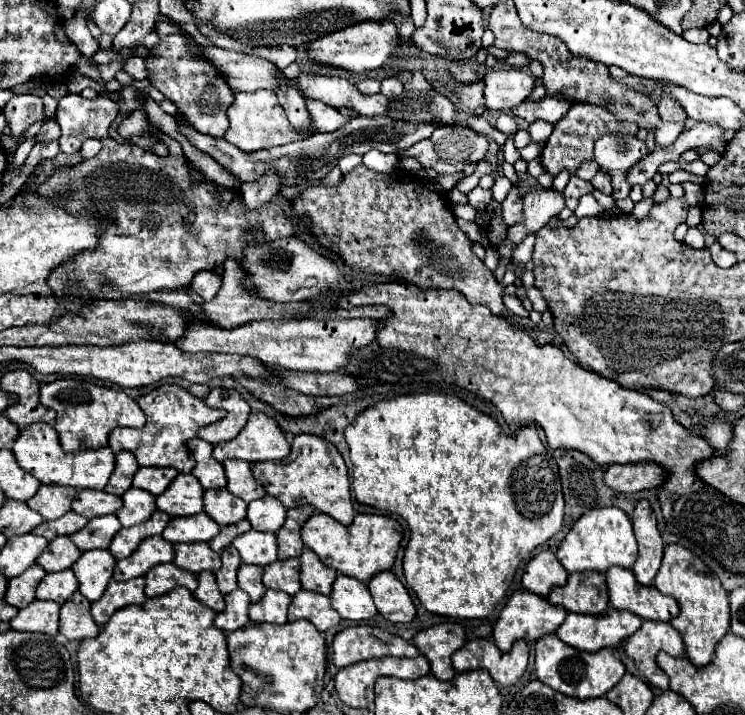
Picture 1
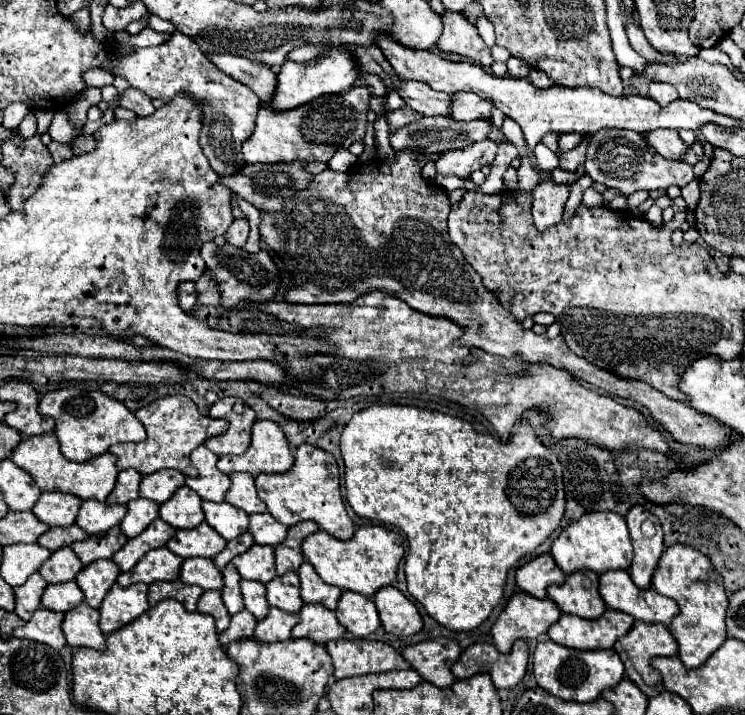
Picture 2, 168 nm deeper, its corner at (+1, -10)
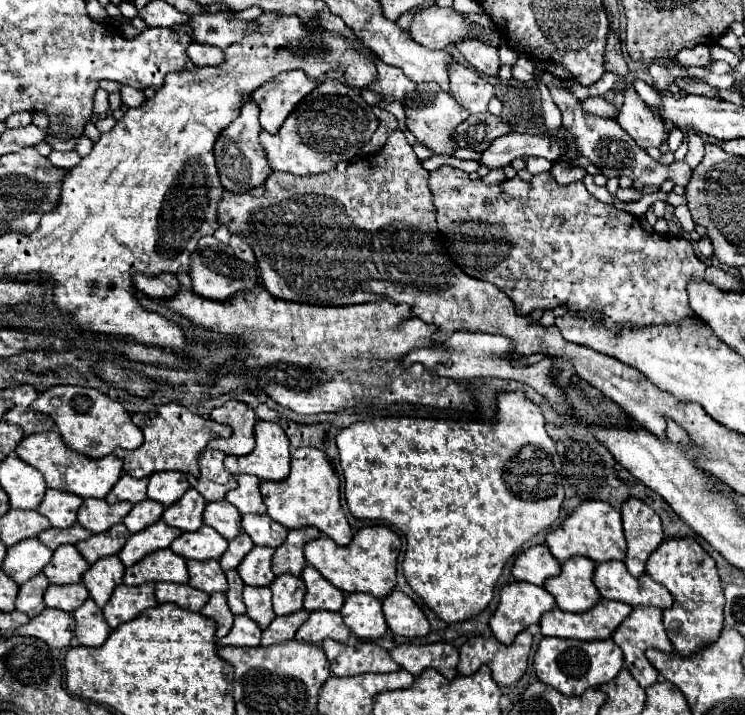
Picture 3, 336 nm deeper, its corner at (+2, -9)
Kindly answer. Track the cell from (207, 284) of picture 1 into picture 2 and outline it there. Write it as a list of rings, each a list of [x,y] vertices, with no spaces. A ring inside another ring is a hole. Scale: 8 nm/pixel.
[[[183,281],[177,287],[177,299],[179,299],[179,307],[189,313],[195,303],[197,303],[197,293],[195,293],[195,283],[193,281]]]

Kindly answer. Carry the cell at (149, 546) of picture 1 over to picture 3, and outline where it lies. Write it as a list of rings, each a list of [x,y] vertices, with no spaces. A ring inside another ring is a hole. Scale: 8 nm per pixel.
[[[170,548],[148,554],[124,572],[126,586],[138,586],[144,582],[188,582],[186,560]]]

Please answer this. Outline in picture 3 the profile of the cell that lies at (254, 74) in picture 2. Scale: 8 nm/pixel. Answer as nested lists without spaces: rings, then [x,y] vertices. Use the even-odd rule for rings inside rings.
[[[192,42],[188,46],[188,56],[196,66],[220,66],[224,62],[222,50],[214,48],[214,46],[198,44],[198,42]]]

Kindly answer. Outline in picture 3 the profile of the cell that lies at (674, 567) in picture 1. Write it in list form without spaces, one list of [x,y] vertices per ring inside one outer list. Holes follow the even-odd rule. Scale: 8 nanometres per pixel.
[[[694,538],[664,540],[646,562],[646,572],[674,598],[674,606],[663,611],[663,624],[674,650],[680,656],[692,656],[704,646],[718,640],[722,632],[724,594],[714,560],[702,550]]]

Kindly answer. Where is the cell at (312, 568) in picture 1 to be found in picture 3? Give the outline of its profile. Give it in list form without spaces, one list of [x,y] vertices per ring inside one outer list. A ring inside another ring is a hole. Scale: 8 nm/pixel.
[[[306,566],[302,572],[302,580],[306,584],[306,594],[304,594],[304,608],[308,612],[314,610],[340,610],[344,604],[344,592],[332,586],[326,578],[318,574],[312,566]]]

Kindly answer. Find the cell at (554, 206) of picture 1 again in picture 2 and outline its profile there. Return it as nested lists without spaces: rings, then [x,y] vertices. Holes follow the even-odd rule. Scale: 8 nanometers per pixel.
[[[551,177],[543,179],[533,191],[533,219],[539,231],[545,231],[561,221],[565,203],[569,199],[569,185],[559,185]]]

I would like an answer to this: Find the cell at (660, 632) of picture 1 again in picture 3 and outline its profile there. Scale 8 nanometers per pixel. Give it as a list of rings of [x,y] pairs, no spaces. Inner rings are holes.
[[[634,608],[632,614],[616,628],[616,632],[612,634],[612,640],[620,646],[620,650],[624,652],[624,662],[628,666],[628,670],[638,678],[638,680],[644,680],[646,686],[650,684],[656,684],[658,682],[658,670],[648,662],[646,658],[646,650],[648,648],[656,648],[660,652],[672,652],[672,644],[668,640],[668,634],[664,630],[664,624],[662,624],[662,612],[658,608]]]

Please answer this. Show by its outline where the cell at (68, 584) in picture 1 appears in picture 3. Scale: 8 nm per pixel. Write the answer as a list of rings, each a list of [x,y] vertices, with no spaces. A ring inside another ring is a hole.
[[[50,584],[44,594],[44,604],[48,608],[60,608],[66,612],[74,612],[78,606],[84,604],[88,598],[88,590],[84,584],[66,584],[66,586],[54,586]]]

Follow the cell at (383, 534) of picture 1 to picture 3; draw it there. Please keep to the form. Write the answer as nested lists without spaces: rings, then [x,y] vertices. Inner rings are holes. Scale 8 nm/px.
[[[364,526],[354,534],[348,546],[338,546],[330,538],[318,538],[304,546],[304,556],[336,588],[344,592],[368,592],[382,600],[396,586],[396,562],[400,548],[400,536],[388,526]]]

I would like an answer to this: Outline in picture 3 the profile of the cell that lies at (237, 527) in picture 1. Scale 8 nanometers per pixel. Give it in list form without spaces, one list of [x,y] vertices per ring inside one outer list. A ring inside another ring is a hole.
[[[240,534],[240,536],[232,538],[230,544],[228,544],[228,550],[226,550],[226,552],[222,554],[222,558],[218,560],[220,566],[222,566],[222,570],[232,570],[232,568],[236,568],[236,566],[242,562],[242,558],[244,558],[252,548],[254,548],[254,542],[250,540],[248,534]]]

